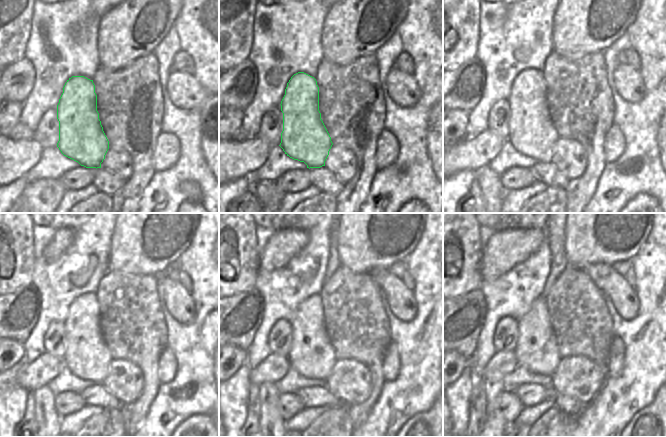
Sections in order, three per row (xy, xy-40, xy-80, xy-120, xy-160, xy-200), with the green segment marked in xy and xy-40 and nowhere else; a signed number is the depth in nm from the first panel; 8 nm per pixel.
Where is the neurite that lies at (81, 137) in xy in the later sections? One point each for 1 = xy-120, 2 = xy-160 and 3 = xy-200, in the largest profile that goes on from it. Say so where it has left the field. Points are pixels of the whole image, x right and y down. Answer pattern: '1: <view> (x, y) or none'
1: xy-120 (87, 356)
2: xy-160 (312, 355)
3: xy-200 (536, 349)

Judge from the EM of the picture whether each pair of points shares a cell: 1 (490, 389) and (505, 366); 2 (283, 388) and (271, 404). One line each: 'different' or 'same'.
1: different
2: different

